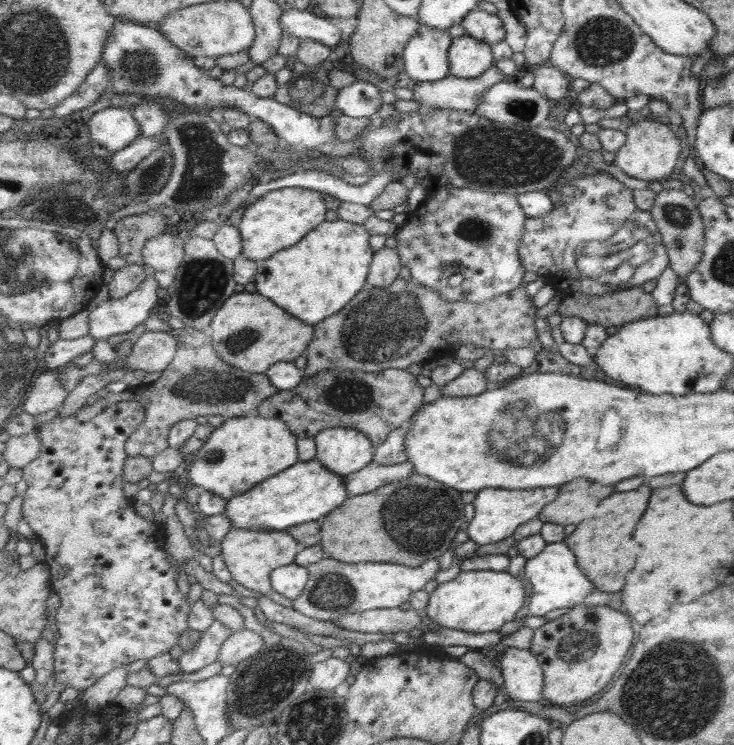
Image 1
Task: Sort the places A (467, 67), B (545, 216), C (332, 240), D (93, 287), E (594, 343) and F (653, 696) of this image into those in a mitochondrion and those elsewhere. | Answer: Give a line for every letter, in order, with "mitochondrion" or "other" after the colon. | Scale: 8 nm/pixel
A: other
B: other
C: other
D: other
E: other
F: mitochondrion

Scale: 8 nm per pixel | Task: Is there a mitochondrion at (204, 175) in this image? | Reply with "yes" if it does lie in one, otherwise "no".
yes

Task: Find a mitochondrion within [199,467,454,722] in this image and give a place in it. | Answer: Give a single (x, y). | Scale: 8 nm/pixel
(413, 516)

